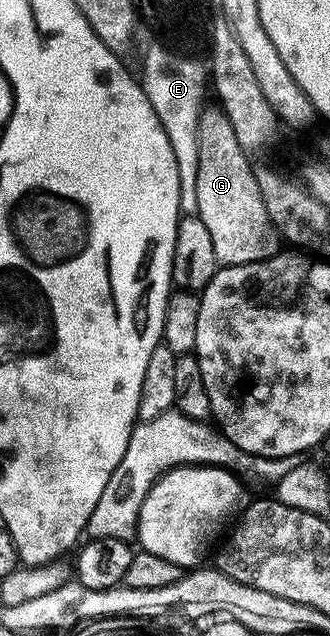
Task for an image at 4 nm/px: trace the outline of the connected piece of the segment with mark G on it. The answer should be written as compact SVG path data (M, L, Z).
M203 107L199 114L198 142L199 169L196 170L196 215L203 220L205 229L212 236L212 247L219 265L251 264L261 260L271 260L279 255L280 235L278 229L270 221L268 210L264 206L264 198L260 194L260 186L256 182L255 165L250 165L251 157L236 142L236 130L232 130L232 122L223 114L221 107Z

